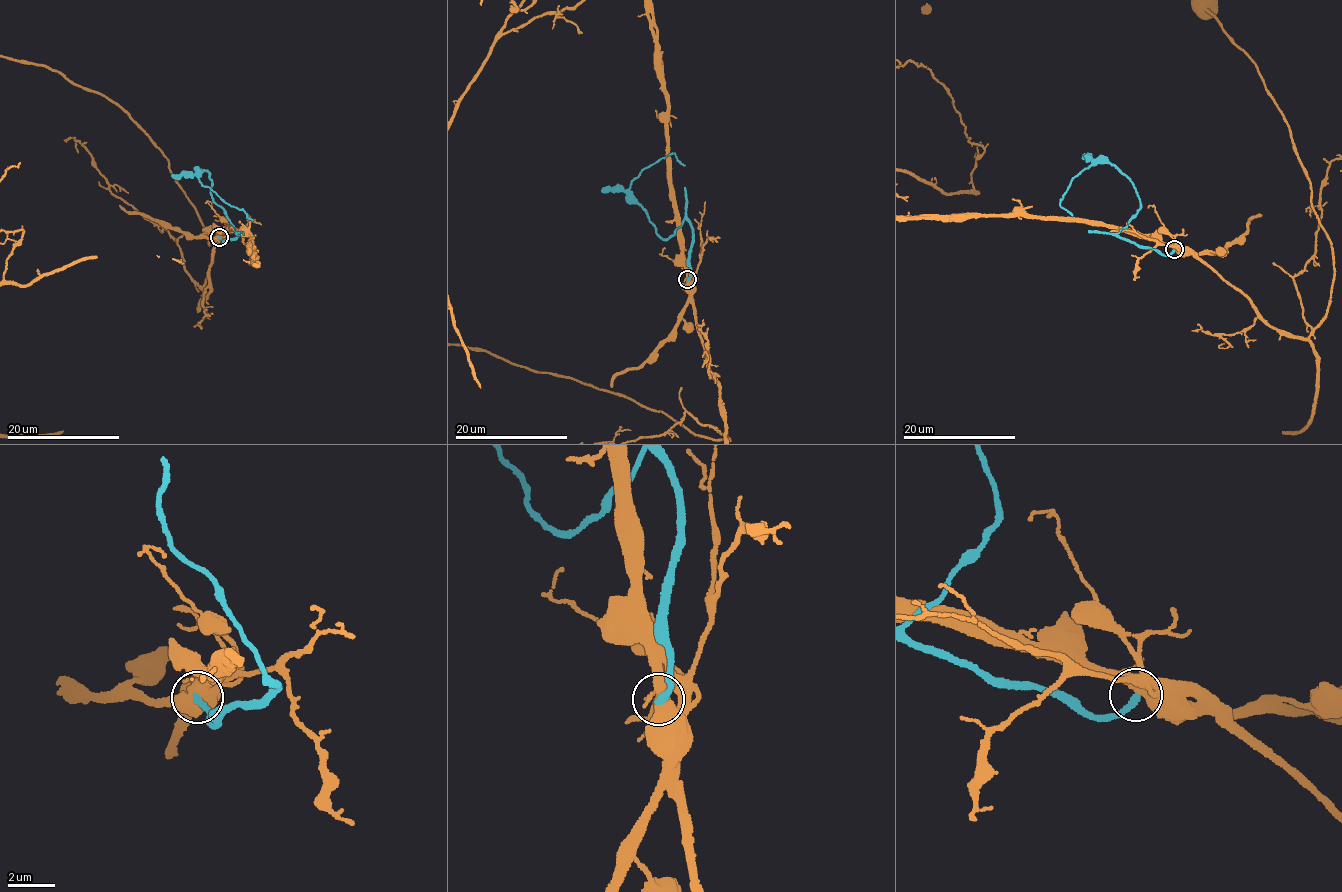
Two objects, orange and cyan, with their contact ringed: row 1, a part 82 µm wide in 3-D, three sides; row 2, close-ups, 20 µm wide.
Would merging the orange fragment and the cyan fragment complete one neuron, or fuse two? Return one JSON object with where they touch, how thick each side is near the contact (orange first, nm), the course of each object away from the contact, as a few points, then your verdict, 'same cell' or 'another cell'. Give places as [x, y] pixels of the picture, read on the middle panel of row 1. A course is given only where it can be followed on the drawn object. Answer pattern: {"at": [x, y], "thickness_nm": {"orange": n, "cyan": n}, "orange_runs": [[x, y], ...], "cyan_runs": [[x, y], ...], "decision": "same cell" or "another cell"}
{"at": [687, 279], "thickness_nm": {"orange": 550, "cyan": 280}, "orange_runs": [[688, 279], [730, 440], [693, 433], [661, 410], [485, 351]], "cyan_runs": [[688, 279], [691, 222], [686, 217], [675, 233], [660, 237], [629, 189], [661, 158], [674, 154], [684, 165]], "decision": "another cell"}

